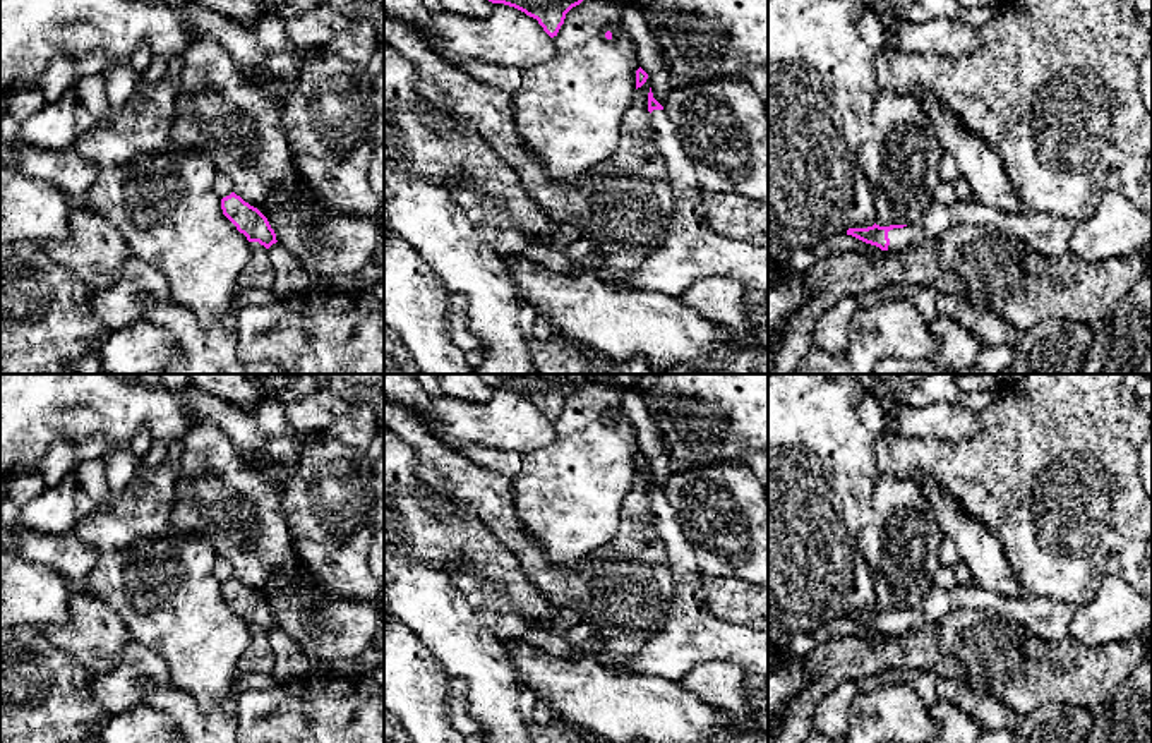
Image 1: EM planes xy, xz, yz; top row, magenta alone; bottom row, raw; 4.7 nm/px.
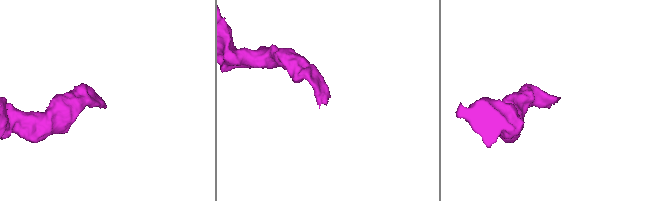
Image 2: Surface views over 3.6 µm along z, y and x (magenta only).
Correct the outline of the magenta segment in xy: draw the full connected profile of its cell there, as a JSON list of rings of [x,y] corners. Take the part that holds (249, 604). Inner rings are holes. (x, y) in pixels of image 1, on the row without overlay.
[[[235,577],[221,583],[221,594],[249,626],[259,626],[266,633],[278,626],[267,602]]]

